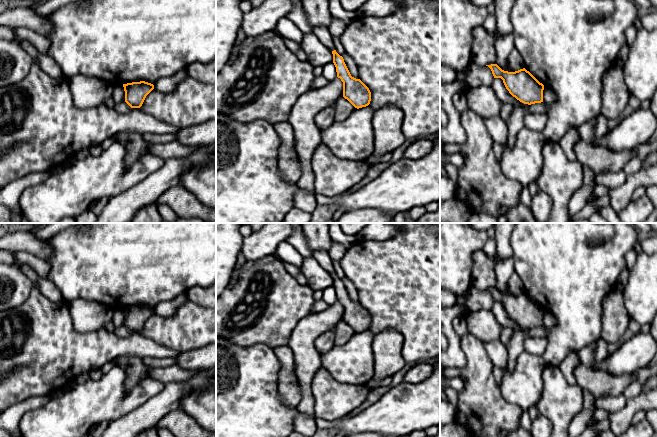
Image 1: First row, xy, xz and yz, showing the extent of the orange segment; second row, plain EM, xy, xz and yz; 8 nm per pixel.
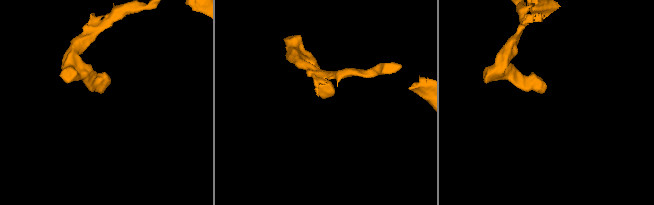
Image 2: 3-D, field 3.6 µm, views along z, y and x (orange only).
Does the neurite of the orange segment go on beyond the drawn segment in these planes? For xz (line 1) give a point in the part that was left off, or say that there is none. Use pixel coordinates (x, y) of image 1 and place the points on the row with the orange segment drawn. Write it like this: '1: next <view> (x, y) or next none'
1: next none

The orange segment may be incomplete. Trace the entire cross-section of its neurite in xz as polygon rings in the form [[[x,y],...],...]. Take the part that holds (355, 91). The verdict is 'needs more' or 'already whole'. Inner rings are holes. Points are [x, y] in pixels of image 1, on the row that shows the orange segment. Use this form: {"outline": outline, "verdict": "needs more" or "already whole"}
{"outline": [[[336,50],[332,54],[337,77],[343,82],[343,97],[357,109],[368,106],[371,101],[369,88],[360,79],[351,76],[343,57]]], "verdict": "already whole"}

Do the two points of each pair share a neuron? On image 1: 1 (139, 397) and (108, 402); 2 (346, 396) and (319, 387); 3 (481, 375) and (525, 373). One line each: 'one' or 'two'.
1: one
2: one
3: two

